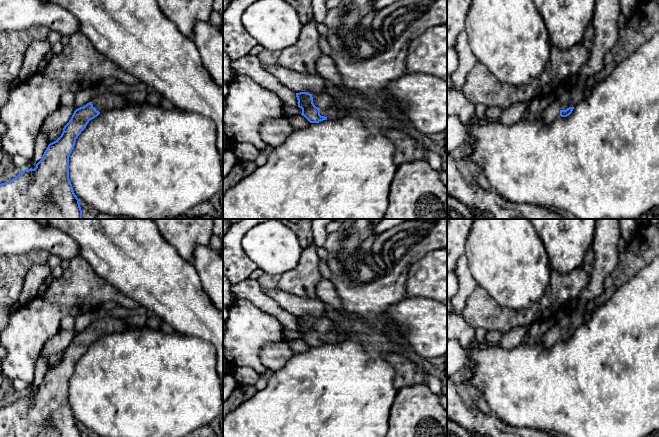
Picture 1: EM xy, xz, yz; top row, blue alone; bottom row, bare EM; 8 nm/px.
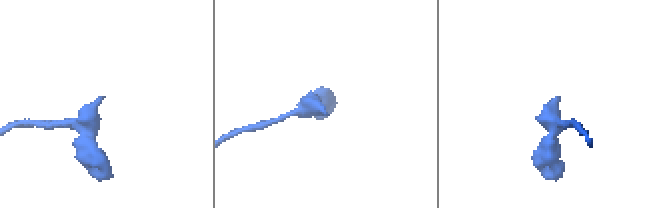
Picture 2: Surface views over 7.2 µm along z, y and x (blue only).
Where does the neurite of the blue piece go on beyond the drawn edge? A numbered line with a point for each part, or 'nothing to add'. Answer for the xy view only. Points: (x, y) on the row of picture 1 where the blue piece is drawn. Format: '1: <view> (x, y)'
1: xy (104, 100)

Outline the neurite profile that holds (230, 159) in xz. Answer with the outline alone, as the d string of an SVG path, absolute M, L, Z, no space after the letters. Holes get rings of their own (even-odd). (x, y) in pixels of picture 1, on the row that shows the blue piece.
M229 140L223 149L223 179L230 173L237 162L238 158L234 153L234 143Z

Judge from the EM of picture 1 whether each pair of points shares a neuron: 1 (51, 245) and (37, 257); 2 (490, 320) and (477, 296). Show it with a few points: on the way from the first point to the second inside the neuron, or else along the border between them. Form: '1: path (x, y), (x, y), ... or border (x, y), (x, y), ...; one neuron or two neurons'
1: border (49, 253), (43, 250), (29, 250), (22, 254); two neurons
2: path (487, 314), (480, 307), (479, 302); one neuron

